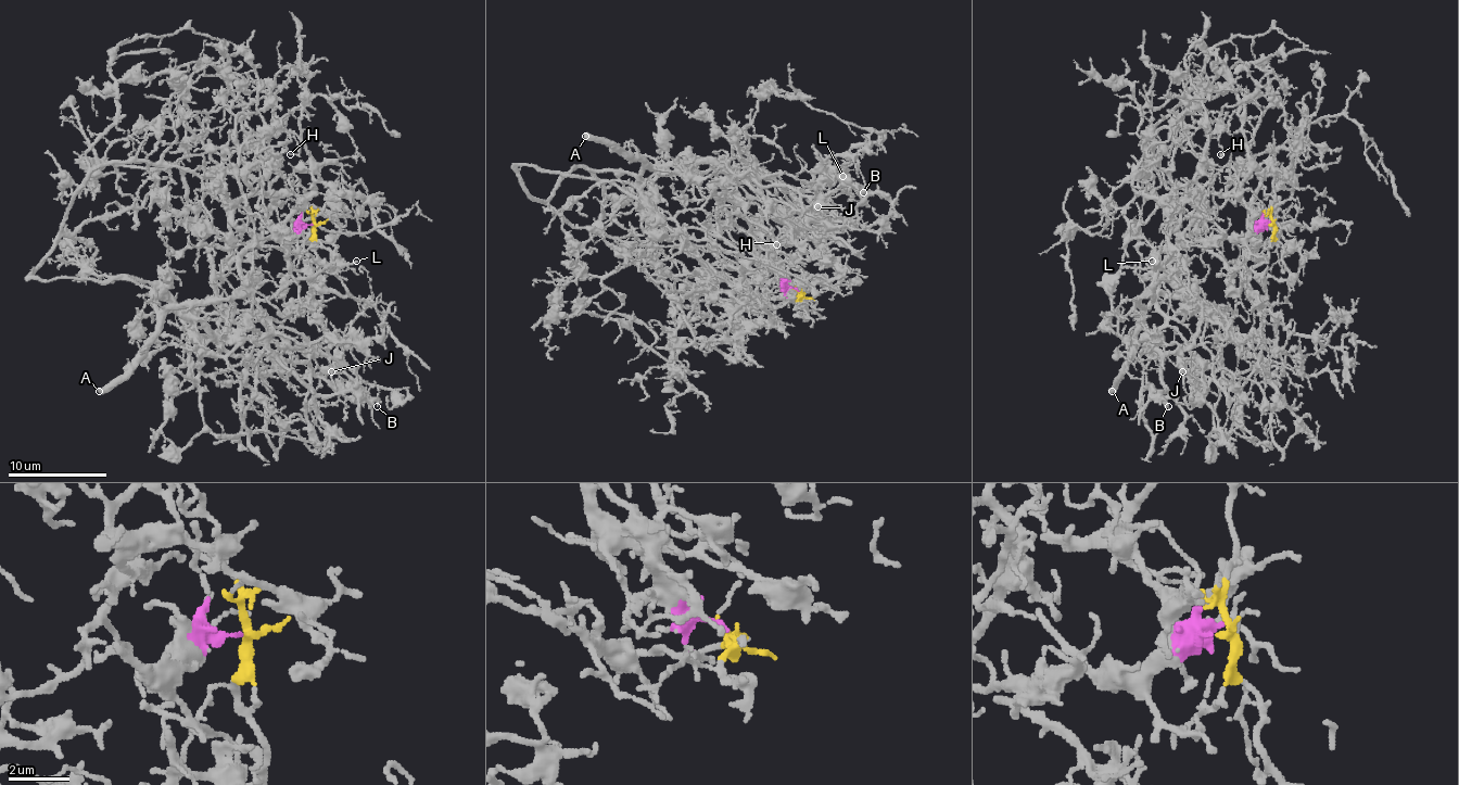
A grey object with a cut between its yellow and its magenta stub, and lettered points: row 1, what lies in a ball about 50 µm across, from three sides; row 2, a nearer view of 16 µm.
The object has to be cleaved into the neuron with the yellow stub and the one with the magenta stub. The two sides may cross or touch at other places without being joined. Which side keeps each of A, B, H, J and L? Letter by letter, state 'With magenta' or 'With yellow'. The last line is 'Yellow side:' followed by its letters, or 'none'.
A: With magenta
B: With magenta
H: With magenta
J: With magenta
L: With magenta
Yellow side: none

